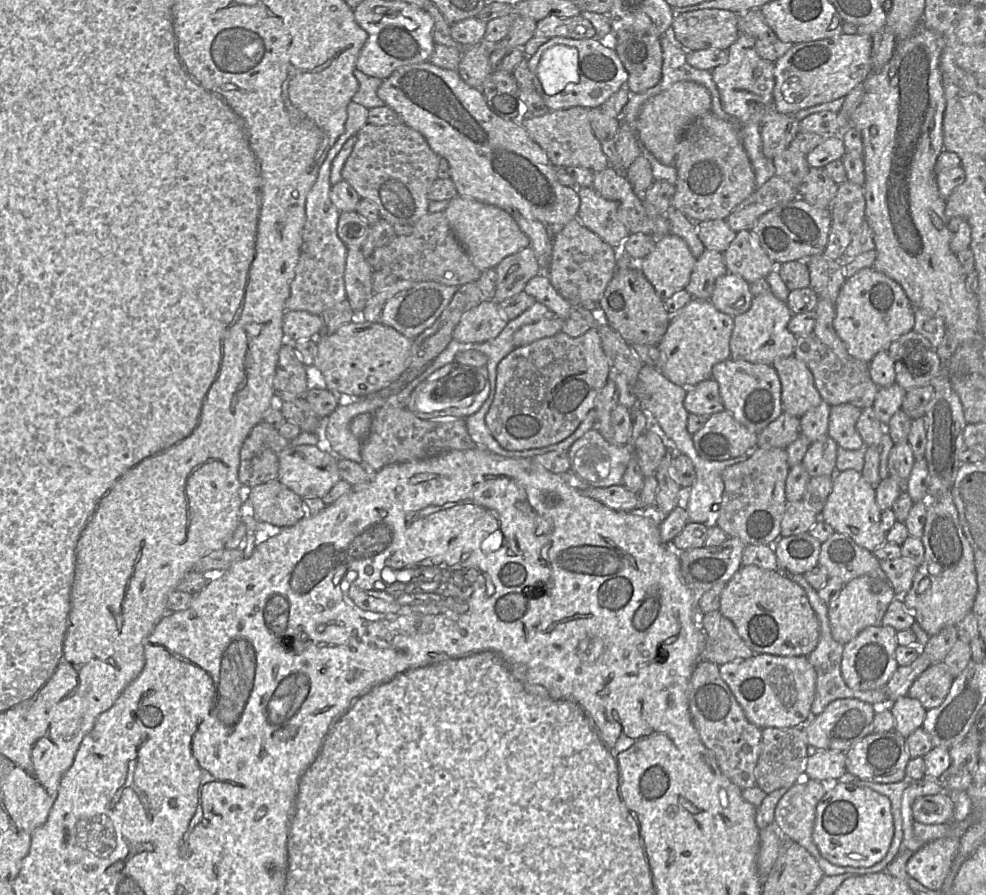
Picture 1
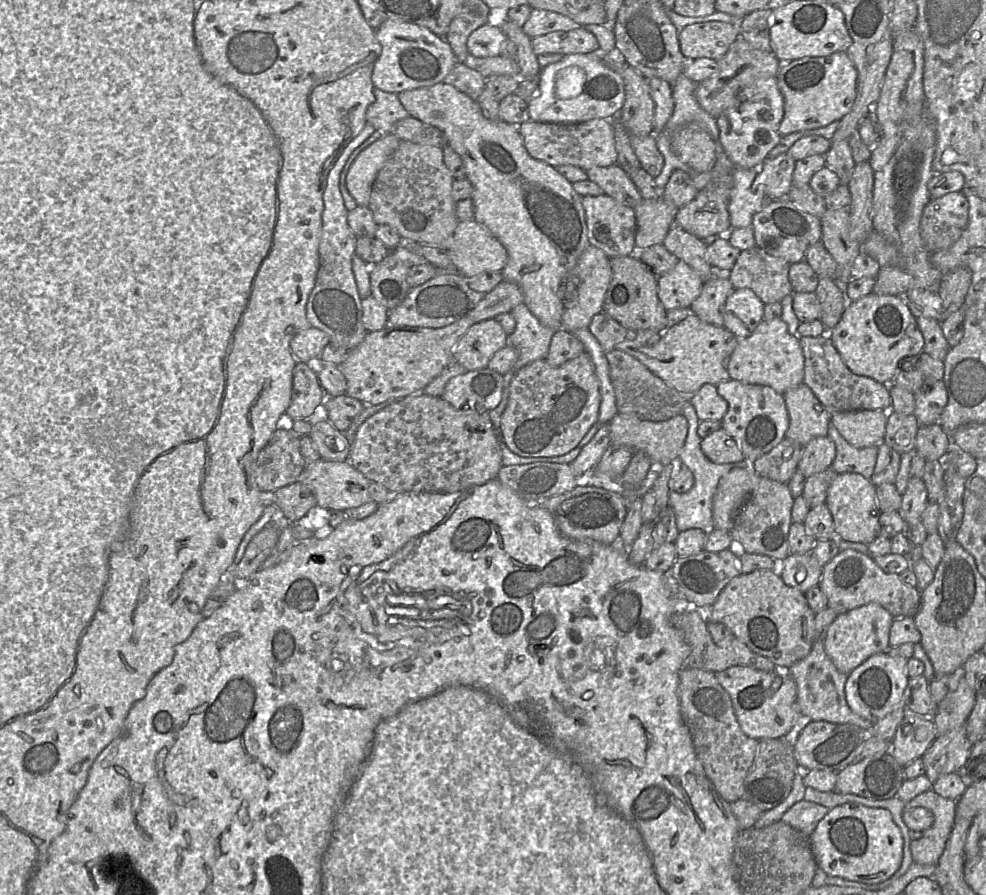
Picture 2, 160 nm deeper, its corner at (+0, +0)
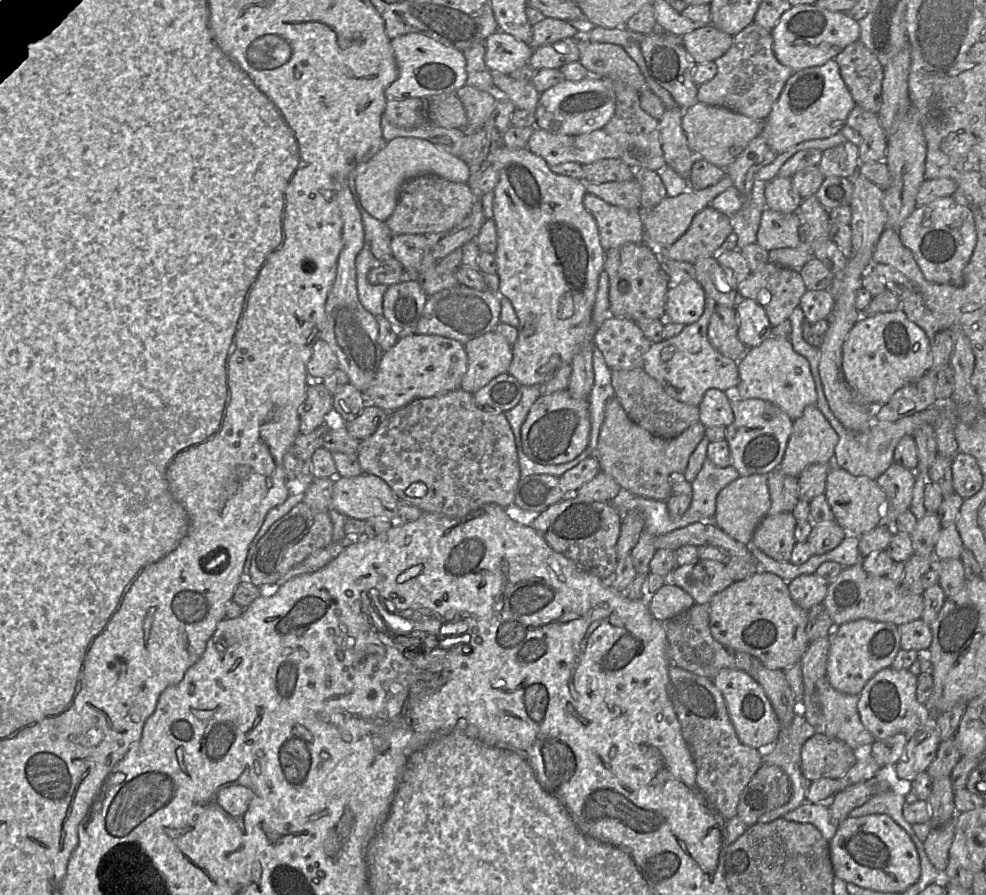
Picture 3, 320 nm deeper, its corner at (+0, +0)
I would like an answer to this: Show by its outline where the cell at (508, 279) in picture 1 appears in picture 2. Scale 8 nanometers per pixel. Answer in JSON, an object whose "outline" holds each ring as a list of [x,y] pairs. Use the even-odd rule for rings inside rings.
{"outline":[[[503,280],[486,293],[472,310],[451,325],[424,328],[387,323],[381,330],[367,332],[364,340],[350,350],[339,365],[346,378],[346,395],[364,404],[377,405],[422,393],[454,361],[453,348],[470,326],[486,319],[496,319],[498,315],[510,312],[522,302],[523,295],[519,287]]]}

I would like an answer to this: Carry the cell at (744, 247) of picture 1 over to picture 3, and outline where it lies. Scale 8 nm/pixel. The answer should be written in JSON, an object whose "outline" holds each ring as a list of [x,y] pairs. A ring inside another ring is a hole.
{"outline":[[[769,261],[761,269],[751,271],[742,282],[737,283],[737,290],[739,297],[752,299],[763,307],[774,327],[789,319],[793,310],[799,306],[807,288],[798,271]]]}

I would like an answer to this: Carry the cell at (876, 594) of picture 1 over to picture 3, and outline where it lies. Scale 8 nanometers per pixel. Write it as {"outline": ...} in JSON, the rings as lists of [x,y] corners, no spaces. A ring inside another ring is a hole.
{"outline":[[[859,619],[836,626],[831,633],[827,678],[838,691],[859,696],[867,682],[880,670],[891,667],[901,649],[898,626]]]}

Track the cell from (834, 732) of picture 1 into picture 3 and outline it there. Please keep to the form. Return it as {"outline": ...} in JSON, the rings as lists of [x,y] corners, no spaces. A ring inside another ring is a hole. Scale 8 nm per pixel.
{"outline":[[[815,733],[803,744],[801,769],[807,784],[821,778],[840,779],[858,760],[858,752],[826,733]]]}

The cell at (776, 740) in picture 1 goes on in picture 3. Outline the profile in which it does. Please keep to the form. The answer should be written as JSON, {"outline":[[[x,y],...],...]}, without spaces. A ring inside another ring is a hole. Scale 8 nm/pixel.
{"outline":[[[762,764],[740,794],[738,816],[750,827],[764,813],[785,804],[791,793],[787,774],[776,765]]]}

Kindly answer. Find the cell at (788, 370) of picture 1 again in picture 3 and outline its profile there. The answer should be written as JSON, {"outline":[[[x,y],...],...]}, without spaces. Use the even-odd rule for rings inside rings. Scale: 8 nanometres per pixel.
{"outline":[[[808,405],[801,417],[793,420],[793,429],[779,469],[798,477],[812,464],[833,463],[838,435],[817,408]]]}

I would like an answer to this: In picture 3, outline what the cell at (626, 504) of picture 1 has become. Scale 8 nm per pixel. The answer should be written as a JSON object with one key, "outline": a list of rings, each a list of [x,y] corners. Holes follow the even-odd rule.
{"outline":[[[576,496],[547,507],[538,514],[532,527],[557,553],[573,561],[581,570],[604,582],[612,580],[617,565],[617,542],[621,532],[621,514],[611,502],[599,502]]]}

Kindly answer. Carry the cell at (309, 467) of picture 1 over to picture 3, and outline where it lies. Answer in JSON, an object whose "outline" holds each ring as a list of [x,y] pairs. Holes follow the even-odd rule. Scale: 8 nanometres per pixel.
{"outline":[[[374,474],[334,479],[331,507],[339,513],[360,520],[384,518],[400,521],[399,497]]]}

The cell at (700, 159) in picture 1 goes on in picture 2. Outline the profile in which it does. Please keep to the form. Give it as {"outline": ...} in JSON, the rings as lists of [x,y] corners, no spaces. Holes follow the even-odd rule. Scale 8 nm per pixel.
{"outline":[[[711,179],[691,202],[678,209],[675,222],[702,241],[728,234],[732,229],[729,213],[730,193],[731,183],[715,183]]]}

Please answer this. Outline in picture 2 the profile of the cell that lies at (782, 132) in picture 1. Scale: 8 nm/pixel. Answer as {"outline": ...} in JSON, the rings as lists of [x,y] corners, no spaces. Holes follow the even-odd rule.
{"outline":[[[782,153],[763,162],[763,170],[756,177],[756,184],[764,185],[764,191],[774,200],[788,197],[793,187],[795,162],[789,154]]]}

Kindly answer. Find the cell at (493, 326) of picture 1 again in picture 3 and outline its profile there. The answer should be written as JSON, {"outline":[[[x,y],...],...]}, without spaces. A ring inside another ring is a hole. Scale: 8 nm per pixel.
{"outline":[[[497,331],[470,340],[464,346],[468,359],[468,368],[461,381],[461,388],[464,391],[473,394],[486,386],[495,377],[508,373],[513,358],[512,346]]]}

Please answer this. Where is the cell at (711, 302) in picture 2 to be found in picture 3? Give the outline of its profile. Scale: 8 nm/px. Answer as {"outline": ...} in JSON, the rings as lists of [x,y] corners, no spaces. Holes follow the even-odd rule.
{"outline":[[[717,304],[708,326],[708,337],[715,349],[738,362],[748,350],[739,339],[739,322],[735,307]]]}

